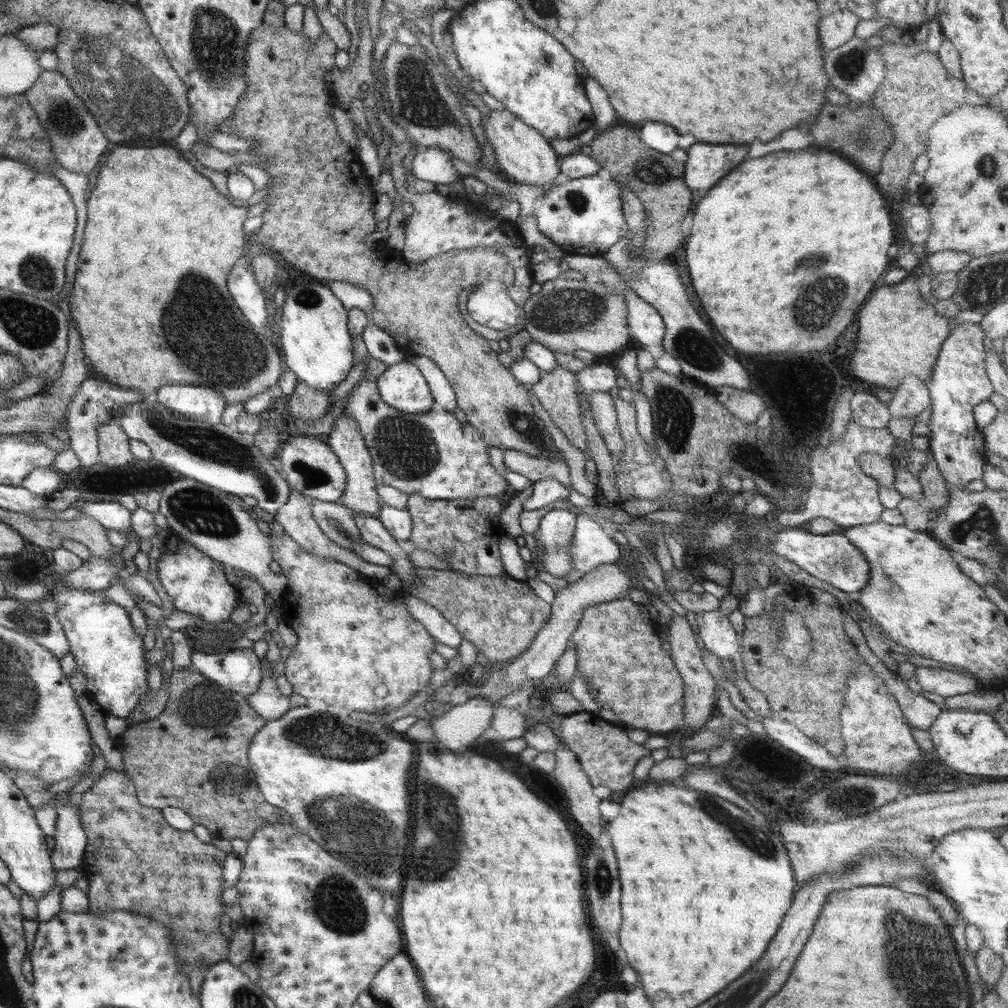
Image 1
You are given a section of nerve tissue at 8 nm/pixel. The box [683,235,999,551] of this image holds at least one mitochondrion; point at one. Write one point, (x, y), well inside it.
(811, 309)

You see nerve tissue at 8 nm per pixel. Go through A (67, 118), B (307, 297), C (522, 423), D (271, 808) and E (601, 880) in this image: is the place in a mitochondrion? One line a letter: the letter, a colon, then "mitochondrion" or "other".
A: mitochondrion
B: mitochondrion
C: mitochondrion
D: other
E: mitochondrion

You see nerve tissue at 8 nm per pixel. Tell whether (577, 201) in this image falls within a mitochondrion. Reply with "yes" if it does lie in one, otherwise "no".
yes

